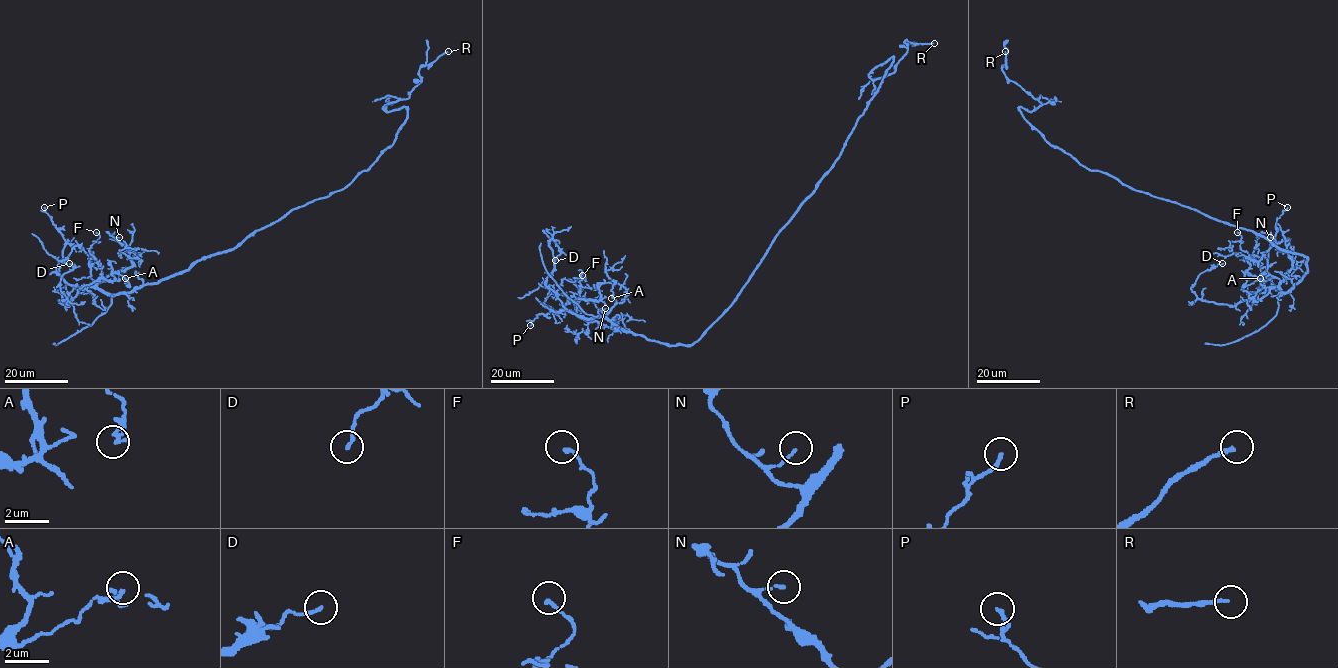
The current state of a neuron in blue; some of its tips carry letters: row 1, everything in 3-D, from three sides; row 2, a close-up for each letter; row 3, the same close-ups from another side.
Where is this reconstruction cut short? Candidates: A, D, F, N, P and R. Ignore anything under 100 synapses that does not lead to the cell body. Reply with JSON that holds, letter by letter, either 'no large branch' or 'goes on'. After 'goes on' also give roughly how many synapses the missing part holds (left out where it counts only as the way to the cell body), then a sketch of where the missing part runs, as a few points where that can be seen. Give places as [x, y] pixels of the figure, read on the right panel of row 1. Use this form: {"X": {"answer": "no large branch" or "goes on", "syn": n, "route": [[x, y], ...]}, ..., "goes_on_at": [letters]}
{"A": {"answer": "no large branch"}, "D": {"answer": "no large branch"}, "F": {"answer": "no large branch"}, "N": {"answer": "no large branch"}, "P": {"answer": "no large branch"}, "R": {"answer": "no large branch"}, "goes_on_at": []}

